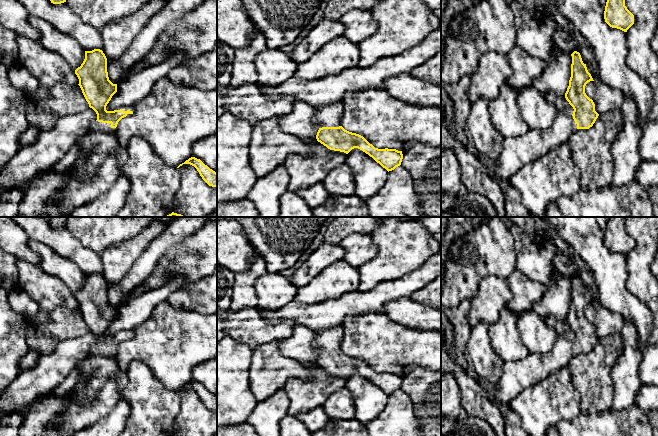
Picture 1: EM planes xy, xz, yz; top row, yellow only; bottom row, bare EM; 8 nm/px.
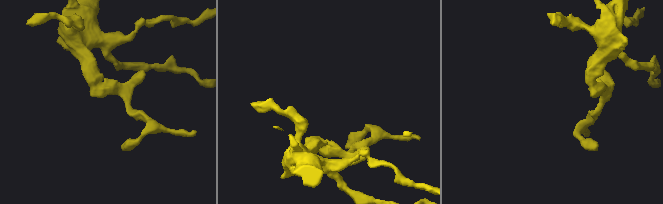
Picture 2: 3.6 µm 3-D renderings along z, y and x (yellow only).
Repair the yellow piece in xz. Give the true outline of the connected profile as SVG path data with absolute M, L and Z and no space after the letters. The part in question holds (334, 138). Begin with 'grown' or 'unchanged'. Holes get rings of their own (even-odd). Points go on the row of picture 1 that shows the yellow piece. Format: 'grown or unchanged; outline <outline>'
grown; outline M336 102L332 105L316 107L314 121L319 126L316 135L318 142L330 150L348 154L358 148L372 157L388 172L401 165L403 154L396 149L378 149L370 144L363 136L345 130L341 124L344 103Z

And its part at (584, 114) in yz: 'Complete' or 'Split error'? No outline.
Split error

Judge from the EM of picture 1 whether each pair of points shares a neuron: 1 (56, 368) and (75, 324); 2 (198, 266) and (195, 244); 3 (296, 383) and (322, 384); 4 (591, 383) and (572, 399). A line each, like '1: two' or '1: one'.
1: two
2: one
3: one
4: two

